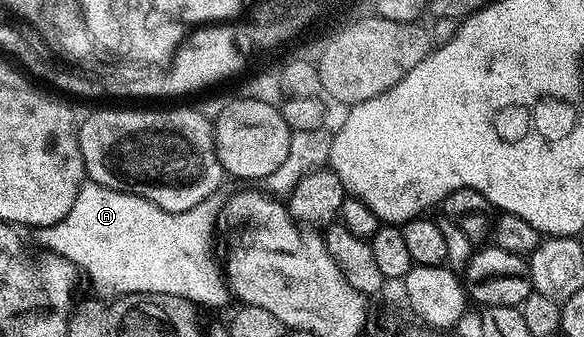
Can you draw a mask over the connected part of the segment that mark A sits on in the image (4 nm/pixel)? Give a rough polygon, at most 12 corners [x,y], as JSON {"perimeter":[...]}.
{"perimeter":[[82,184],[40,247],[98,297],[231,300],[219,204]]}

